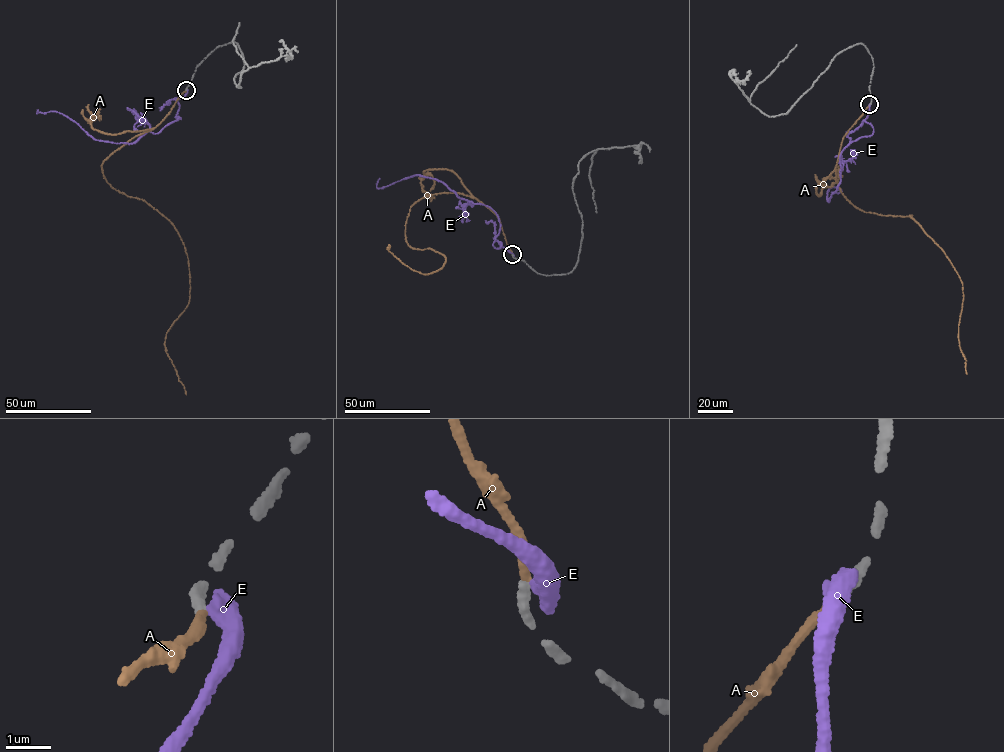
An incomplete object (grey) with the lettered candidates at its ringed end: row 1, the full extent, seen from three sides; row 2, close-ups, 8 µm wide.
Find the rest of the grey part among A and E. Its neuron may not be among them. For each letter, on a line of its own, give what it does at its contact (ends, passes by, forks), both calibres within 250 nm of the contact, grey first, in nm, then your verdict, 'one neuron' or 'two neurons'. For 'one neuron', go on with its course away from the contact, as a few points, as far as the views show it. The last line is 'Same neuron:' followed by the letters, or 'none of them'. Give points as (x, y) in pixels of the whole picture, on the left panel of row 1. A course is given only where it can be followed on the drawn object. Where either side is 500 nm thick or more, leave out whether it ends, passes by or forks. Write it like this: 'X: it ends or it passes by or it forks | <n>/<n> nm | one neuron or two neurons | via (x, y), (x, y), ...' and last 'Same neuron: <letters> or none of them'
A: it ends | 240/200 nm | one neuron | via (186, 90), (159, 124), (101, 167), (111, 187), (170, 221), (184, 246), (190, 298), (164, 343), (186, 394)
E: it ends | 240/480 nm | two neurons
Same neuron: A

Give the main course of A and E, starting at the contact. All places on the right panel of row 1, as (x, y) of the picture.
A: (869, 104), (843, 139), (835, 178), (856, 207), (912, 215), (943, 251), (962, 283), (959, 342), (967, 374)
E: (869, 104), (863, 120), (872, 134), (843, 148), (841, 181), (829, 202), (830, 187), (841, 191), (831, 192)

